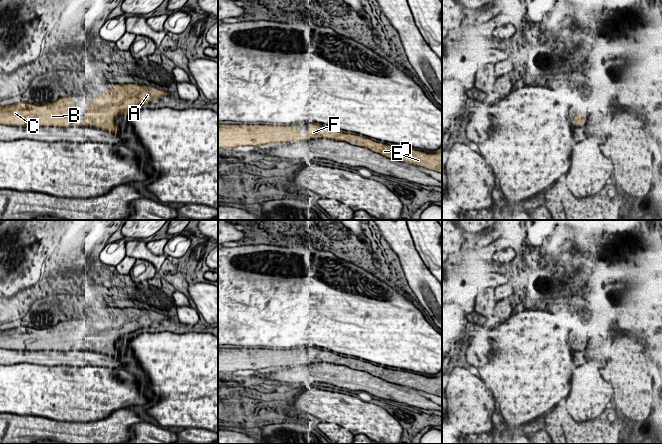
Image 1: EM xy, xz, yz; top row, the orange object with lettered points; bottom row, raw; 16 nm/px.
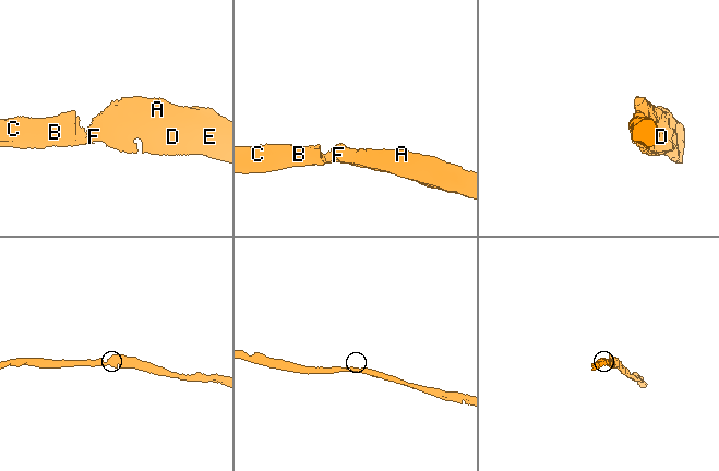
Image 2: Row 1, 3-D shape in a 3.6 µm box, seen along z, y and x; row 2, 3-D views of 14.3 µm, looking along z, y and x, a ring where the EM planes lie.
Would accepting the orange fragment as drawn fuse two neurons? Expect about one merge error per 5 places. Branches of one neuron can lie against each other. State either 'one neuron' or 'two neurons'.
one neuron

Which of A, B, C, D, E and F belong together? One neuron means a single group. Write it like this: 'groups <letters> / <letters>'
groups A B C D E F

